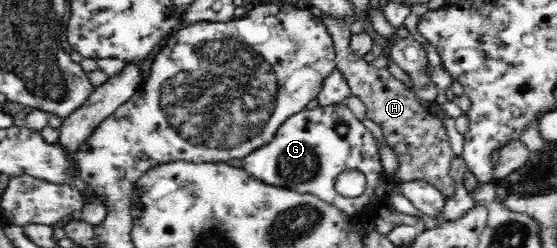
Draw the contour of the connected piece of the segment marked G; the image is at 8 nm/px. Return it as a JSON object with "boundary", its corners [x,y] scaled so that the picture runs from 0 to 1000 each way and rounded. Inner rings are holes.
{"boundary":[[[618,419],[573,423],[566,440],[531,452],[501,512],[485,577],[440,625],[434,653],[434,677],[454,718],[479,746],[562,778],[601,827],[643,911],[664,915],[671,879],[670,847],[698,810],[697,786],[686,802],[675,786],[675,730],[682,722],[688,681],[675,560]],[[628,681],[654,698],[657,754],[650,786],[619,798],[600,762],[600,730],[614,690]],[[639,851],[654,859],[646,895],[646,871],[632,875]]]}

